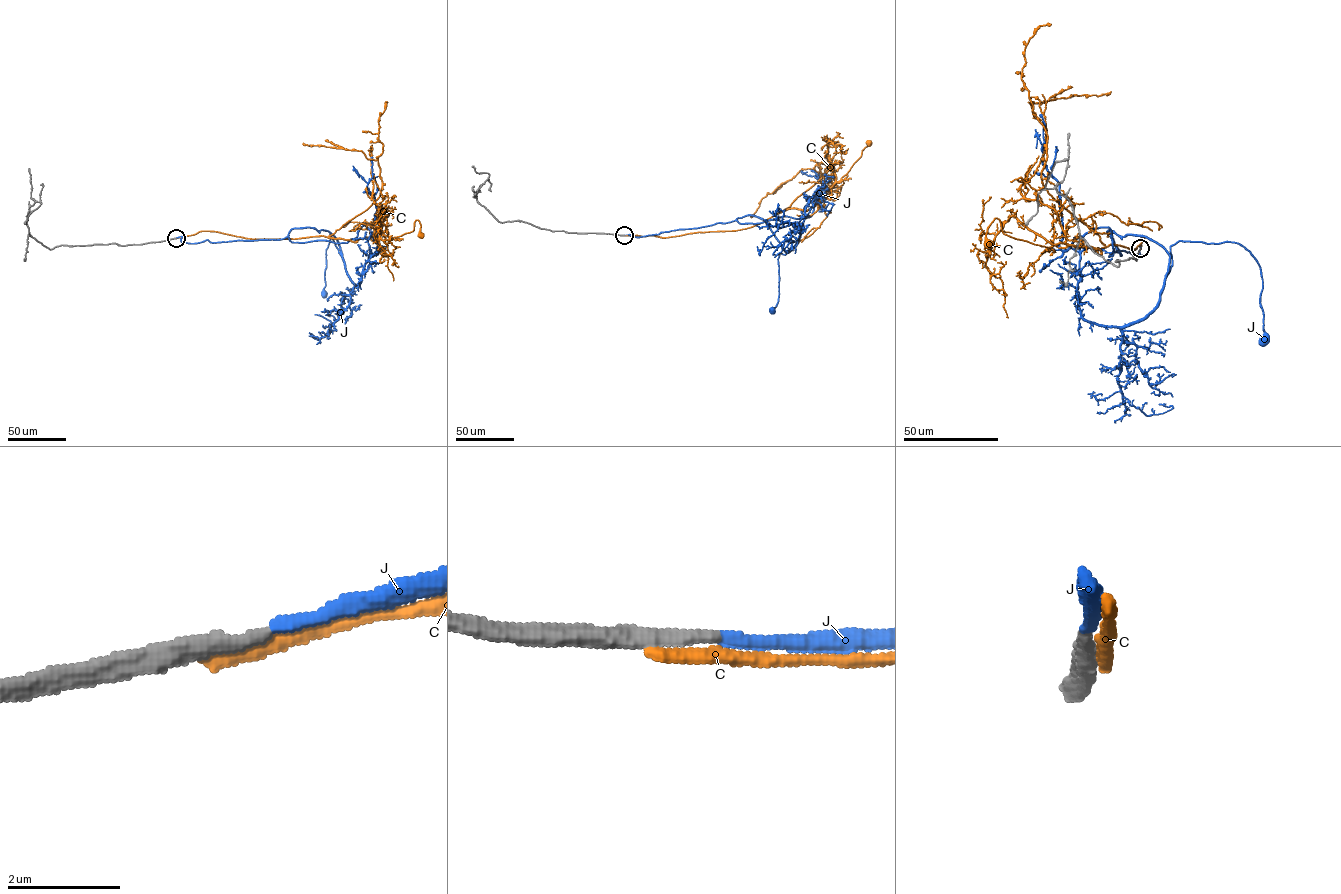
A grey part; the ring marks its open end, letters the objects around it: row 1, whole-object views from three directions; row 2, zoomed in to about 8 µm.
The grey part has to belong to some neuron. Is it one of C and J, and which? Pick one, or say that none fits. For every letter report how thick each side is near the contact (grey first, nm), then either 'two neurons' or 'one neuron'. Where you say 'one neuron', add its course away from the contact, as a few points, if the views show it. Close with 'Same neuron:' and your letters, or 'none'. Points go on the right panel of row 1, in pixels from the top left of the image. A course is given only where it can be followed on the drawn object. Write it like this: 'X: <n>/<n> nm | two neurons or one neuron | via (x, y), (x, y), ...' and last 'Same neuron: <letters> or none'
C: 400/320 nm | two neurons
J: 240/240 nm | one neuron | via (1140, 248), (1107, 231), (1158, 243), (1165, 277), (1179, 240), (1241, 244), (1260, 268), (1265, 340)
Same neuron: J

